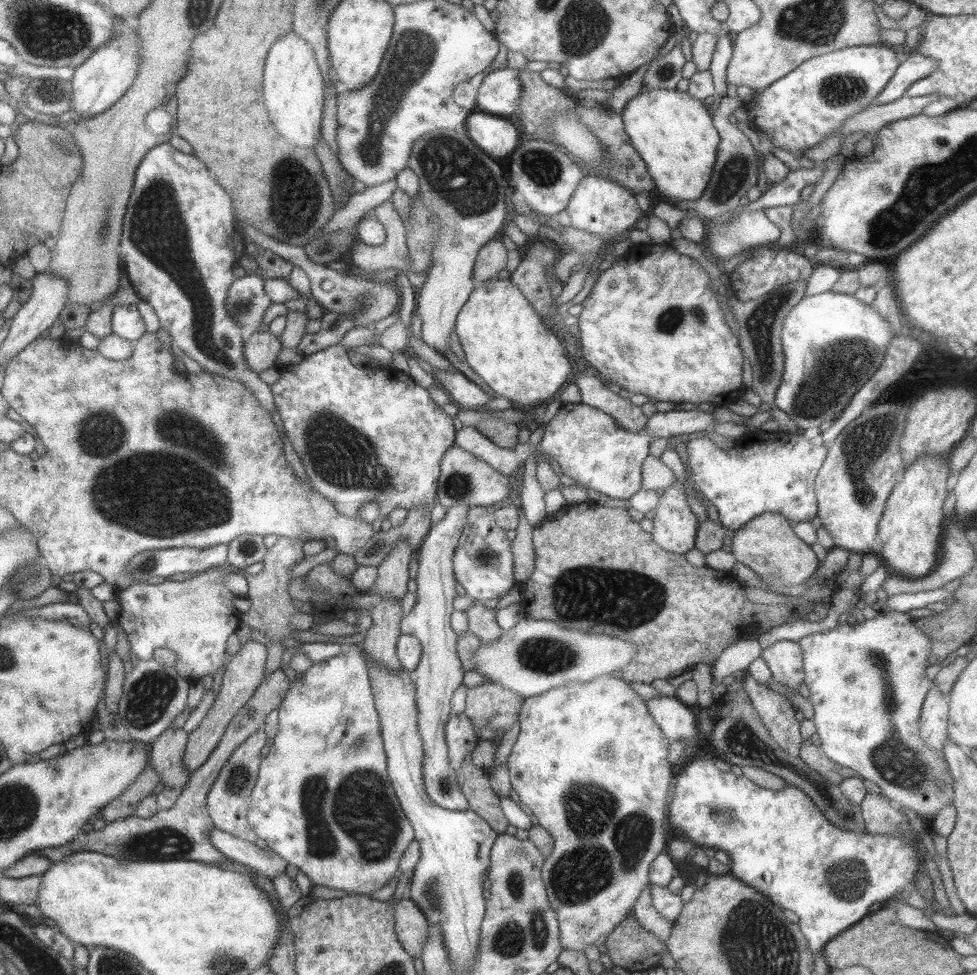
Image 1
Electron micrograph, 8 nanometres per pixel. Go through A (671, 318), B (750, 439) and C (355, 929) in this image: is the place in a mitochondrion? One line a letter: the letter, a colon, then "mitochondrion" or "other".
A: mitochondrion
B: other
C: other

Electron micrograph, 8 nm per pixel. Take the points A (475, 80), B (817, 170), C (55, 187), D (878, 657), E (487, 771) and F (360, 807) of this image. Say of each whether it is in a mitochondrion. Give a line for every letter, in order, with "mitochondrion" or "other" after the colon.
A: other
B: other
C: other
D: mitochondrion
E: other
F: mitochondrion

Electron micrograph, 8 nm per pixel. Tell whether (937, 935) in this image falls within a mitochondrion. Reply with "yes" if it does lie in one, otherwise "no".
no

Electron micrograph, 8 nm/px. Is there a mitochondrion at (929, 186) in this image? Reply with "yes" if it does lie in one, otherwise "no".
yes

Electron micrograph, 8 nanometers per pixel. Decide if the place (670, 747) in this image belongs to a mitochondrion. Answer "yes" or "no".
no

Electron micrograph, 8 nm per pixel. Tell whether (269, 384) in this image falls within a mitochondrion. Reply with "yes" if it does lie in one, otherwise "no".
no

